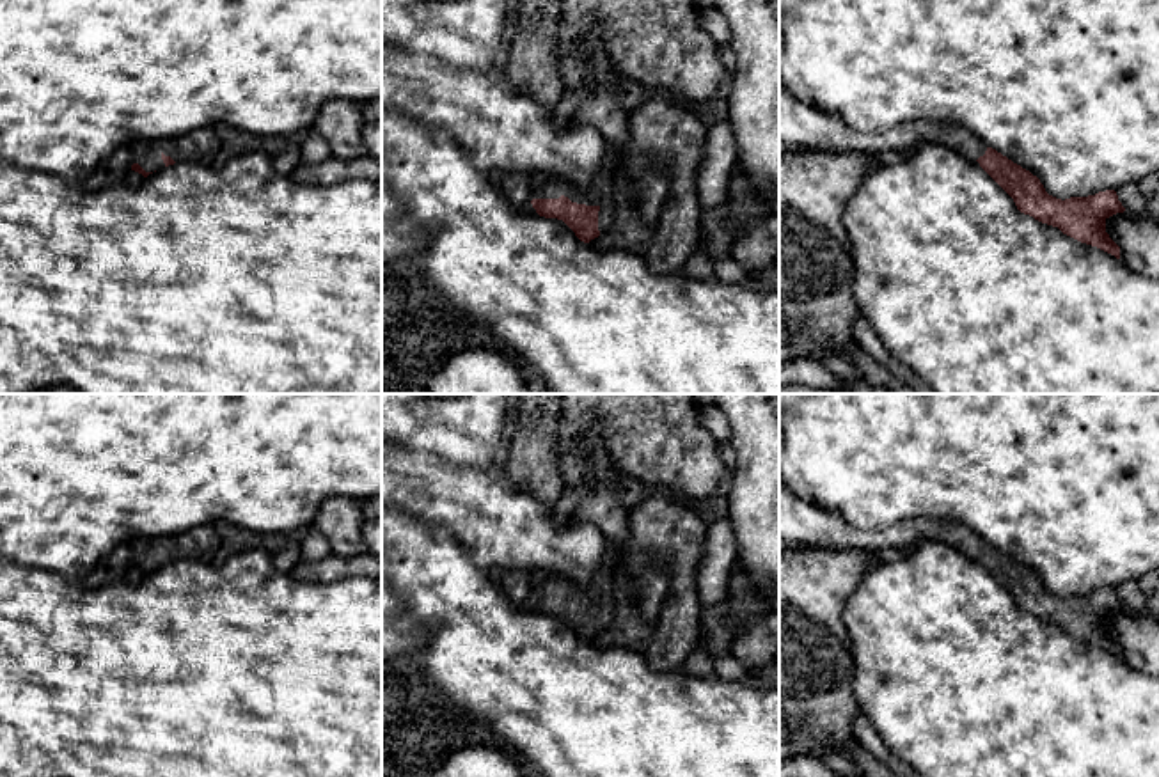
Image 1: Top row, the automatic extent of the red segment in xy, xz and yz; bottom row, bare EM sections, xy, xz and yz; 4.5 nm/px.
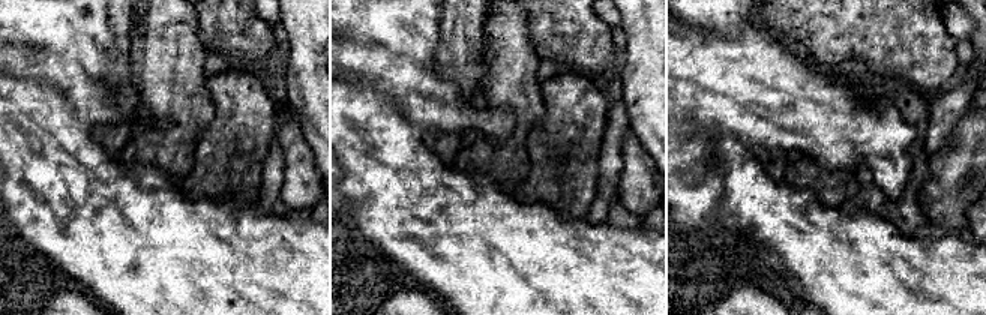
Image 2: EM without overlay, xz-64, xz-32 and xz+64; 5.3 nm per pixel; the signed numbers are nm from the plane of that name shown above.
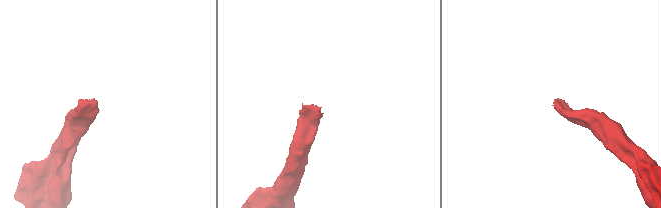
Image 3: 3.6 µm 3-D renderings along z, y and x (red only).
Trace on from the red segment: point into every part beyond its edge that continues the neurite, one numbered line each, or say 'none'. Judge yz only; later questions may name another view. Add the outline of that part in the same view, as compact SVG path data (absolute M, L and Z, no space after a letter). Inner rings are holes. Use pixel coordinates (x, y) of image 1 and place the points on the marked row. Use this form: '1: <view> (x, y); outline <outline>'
1: yz (803, 126); outline M779 80L779 142L802 151L886 153L909 151L925 142L942 144L971 160L985 154L987 144L955 122L918 119L877 133L861 133L838 115L795 99Z

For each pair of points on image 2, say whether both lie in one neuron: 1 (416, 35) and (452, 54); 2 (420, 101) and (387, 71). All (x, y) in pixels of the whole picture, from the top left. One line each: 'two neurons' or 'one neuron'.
1: two neurons
2: one neuron

